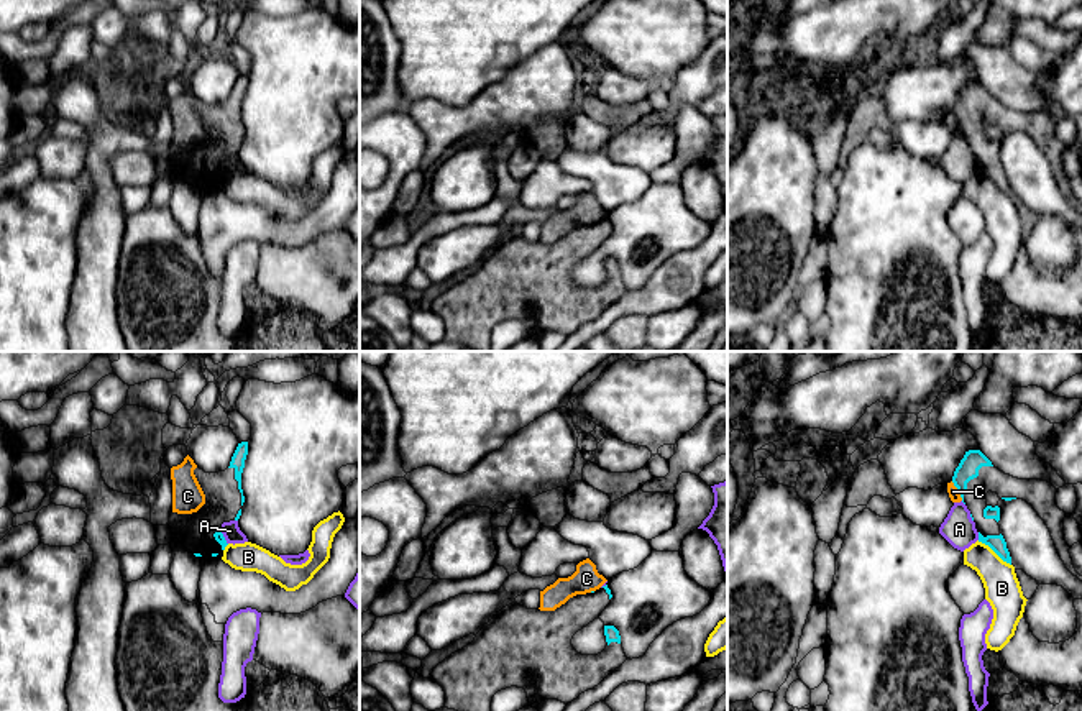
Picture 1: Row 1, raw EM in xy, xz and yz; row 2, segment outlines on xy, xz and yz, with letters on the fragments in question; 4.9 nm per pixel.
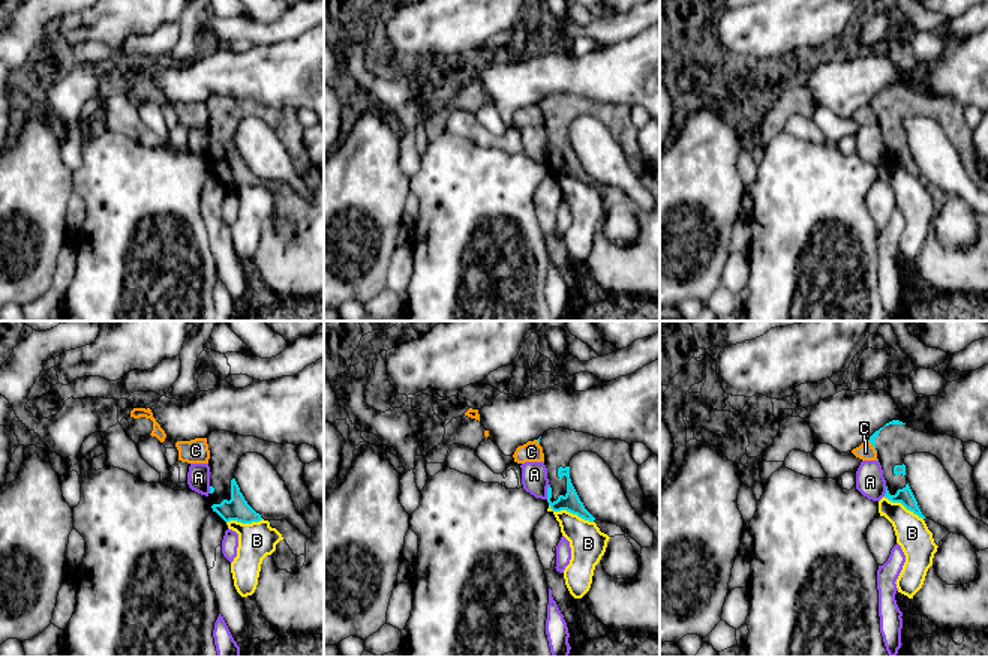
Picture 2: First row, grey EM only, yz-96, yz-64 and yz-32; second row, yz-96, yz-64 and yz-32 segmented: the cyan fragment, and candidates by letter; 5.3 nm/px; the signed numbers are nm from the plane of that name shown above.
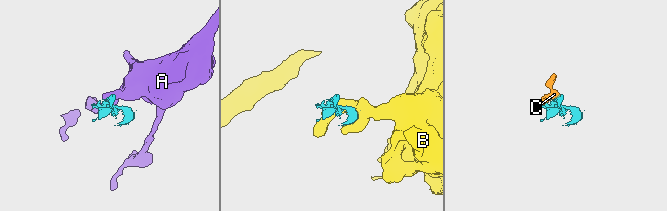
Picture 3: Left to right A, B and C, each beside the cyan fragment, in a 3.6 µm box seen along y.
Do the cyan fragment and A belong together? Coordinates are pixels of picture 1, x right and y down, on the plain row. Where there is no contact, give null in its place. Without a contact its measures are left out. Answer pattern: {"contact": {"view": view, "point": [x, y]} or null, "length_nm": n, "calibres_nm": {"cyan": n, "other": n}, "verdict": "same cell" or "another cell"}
{"contact": {"view": "yz", "point": [979, 168]}, "length_nm": 40, "calibres_nm": {"cyan": 80, "other": 160}, "verdict": "another cell"}

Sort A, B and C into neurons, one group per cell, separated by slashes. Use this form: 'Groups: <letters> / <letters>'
Groups: A / B / C

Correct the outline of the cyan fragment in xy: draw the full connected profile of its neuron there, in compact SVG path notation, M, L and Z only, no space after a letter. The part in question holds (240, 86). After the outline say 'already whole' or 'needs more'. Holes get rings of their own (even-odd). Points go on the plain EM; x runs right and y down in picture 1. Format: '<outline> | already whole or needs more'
M248 74L238 76L225 103L205 105L199 99L194 107L205 126L205 136L189 148L187 158L172 166L195 189L217 189L228 177L220 164L223 154L238 153L245 135L241 105L248 87Z | needs more

